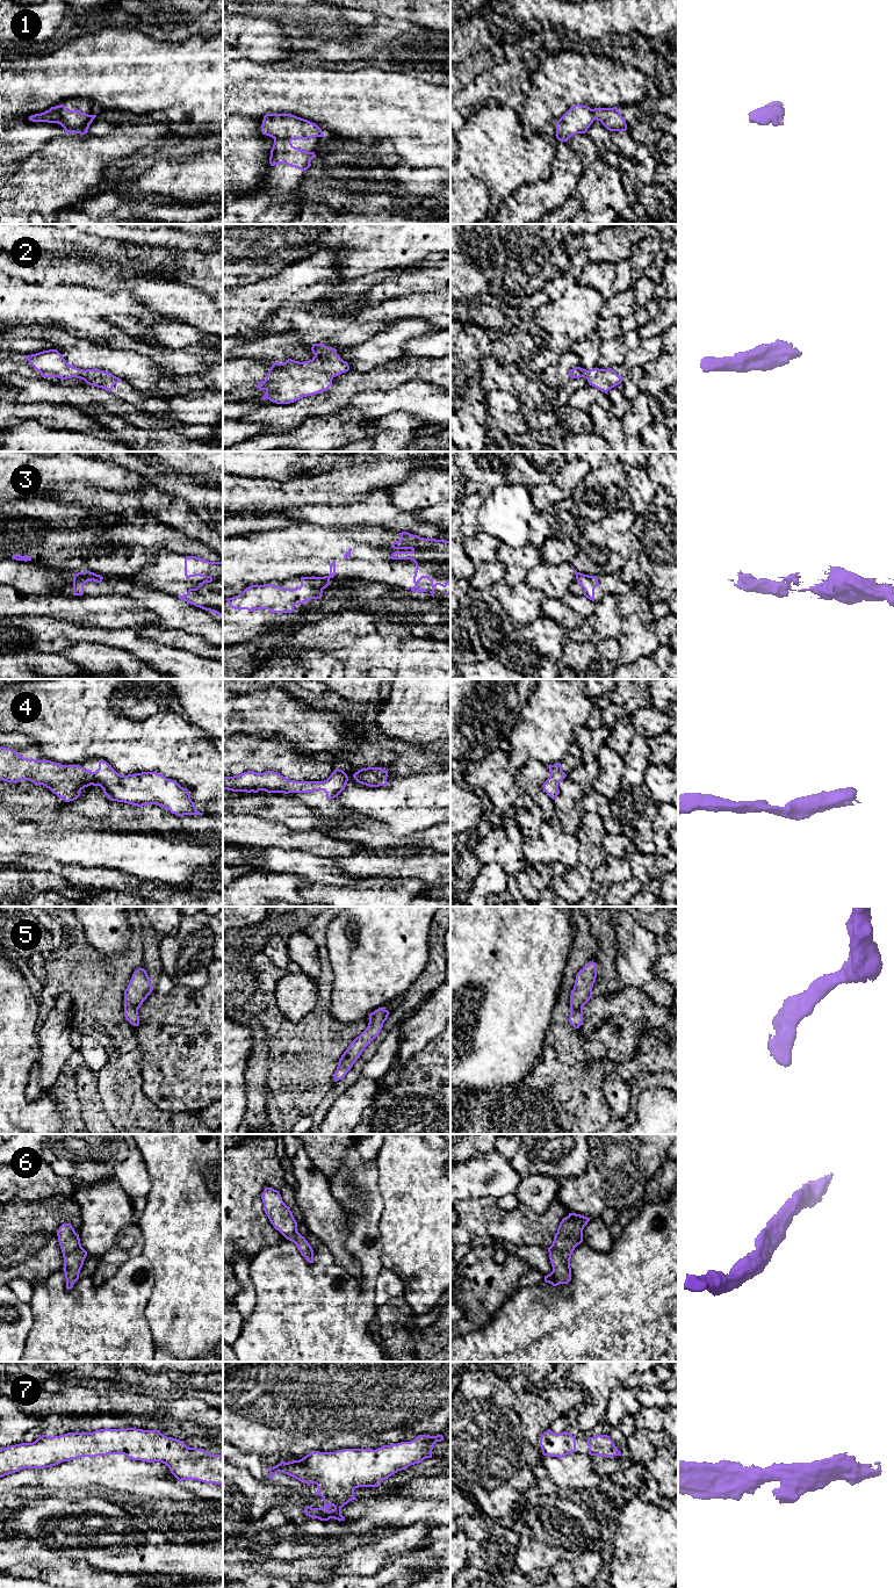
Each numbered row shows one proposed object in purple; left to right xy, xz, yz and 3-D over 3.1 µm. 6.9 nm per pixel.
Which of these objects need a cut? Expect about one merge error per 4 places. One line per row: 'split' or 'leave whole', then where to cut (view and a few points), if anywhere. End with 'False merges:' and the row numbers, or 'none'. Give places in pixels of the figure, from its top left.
1: leave whole; cut none
2: leave whole; cut none
3: split; cut xz (322, 577), (329, 578)
4: leave whole; cut none
5: leave whole; cut none
6: leave whole; cut none
7: leave whole; cut none
False merges: 3

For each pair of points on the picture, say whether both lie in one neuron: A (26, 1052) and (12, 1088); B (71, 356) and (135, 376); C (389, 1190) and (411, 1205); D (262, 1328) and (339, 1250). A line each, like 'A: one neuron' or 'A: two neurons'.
A: one neuron
B: one neuron
C: one neuron
D: two neurons

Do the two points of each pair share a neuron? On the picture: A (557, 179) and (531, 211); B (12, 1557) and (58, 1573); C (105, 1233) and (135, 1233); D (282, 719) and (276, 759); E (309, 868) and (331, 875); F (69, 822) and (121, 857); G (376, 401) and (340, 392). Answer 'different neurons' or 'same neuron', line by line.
A: same neuron
B: same neuron
C: different neurons
D: different neurons
E: same neuron
F: different neurons
G: different neurons

